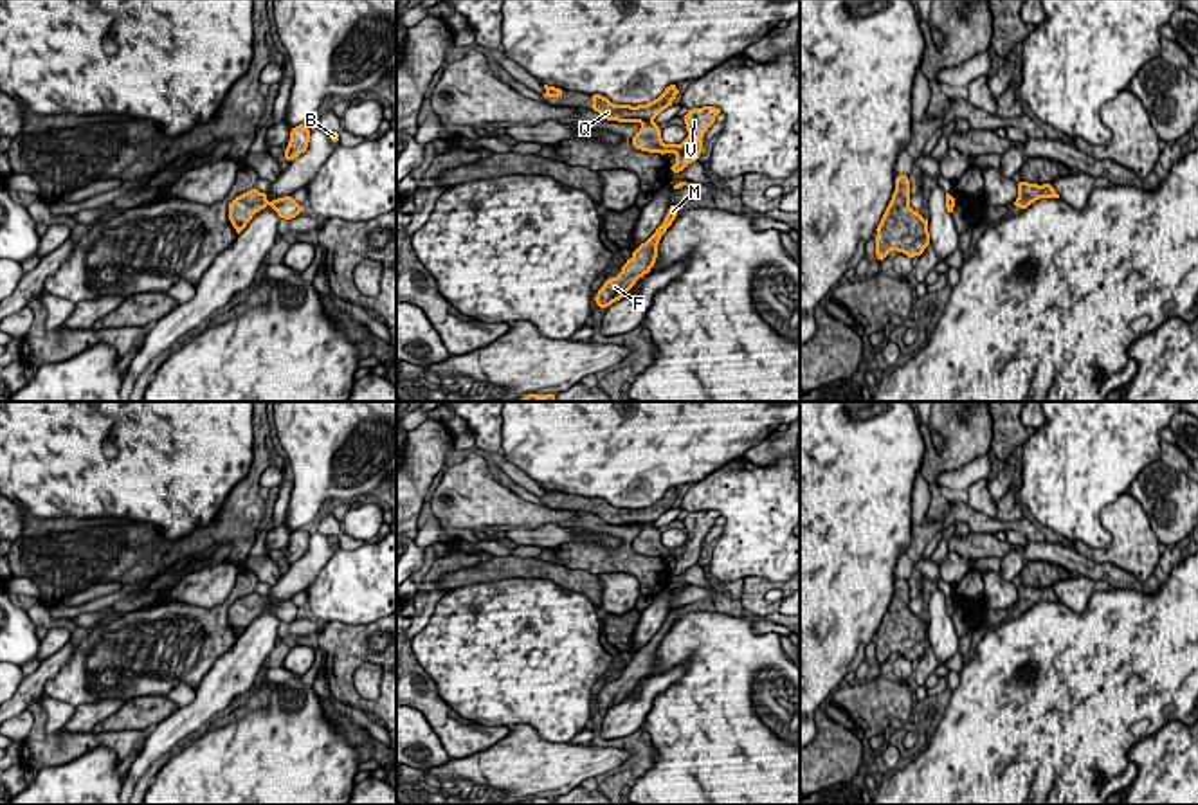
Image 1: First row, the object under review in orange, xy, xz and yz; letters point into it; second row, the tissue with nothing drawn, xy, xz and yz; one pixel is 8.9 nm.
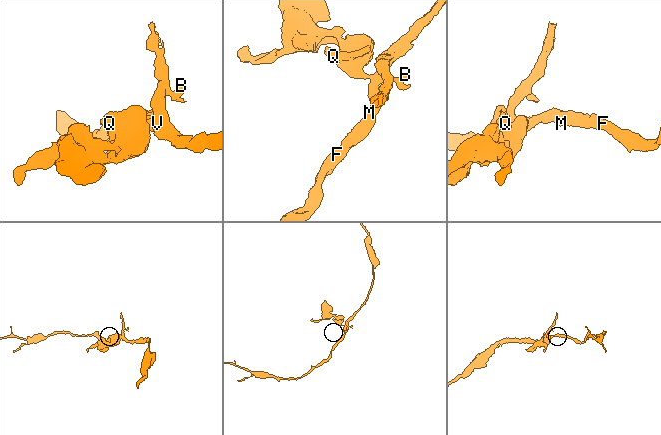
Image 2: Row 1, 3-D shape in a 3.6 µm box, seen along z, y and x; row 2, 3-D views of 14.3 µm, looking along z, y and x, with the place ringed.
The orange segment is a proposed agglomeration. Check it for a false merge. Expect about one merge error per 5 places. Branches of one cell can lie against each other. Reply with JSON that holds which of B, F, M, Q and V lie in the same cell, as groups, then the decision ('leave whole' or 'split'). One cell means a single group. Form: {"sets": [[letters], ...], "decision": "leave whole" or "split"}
{"sets": [["B", "F", "M", "Q", "V"]], "decision": "leave whole"}

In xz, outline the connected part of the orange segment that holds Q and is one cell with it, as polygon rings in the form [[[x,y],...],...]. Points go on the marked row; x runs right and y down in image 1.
[[[676,85],[665,88],[665,92],[647,104],[614,104],[607,97],[594,94],[591,108],[602,113],[607,121],[618,122],[640,122],[641,128],[632,137],[632,146],[649,153],[674,153],[676,164],[670,167],[674,173],[683,171],[688,164],[695,162],[703,151],[703,137],[721,113],[715,106],[692,108],[683,117],[688,137],[681,144],[665,144],[661,130],[654,119],[672,106],[672,101],[679,90]]]

